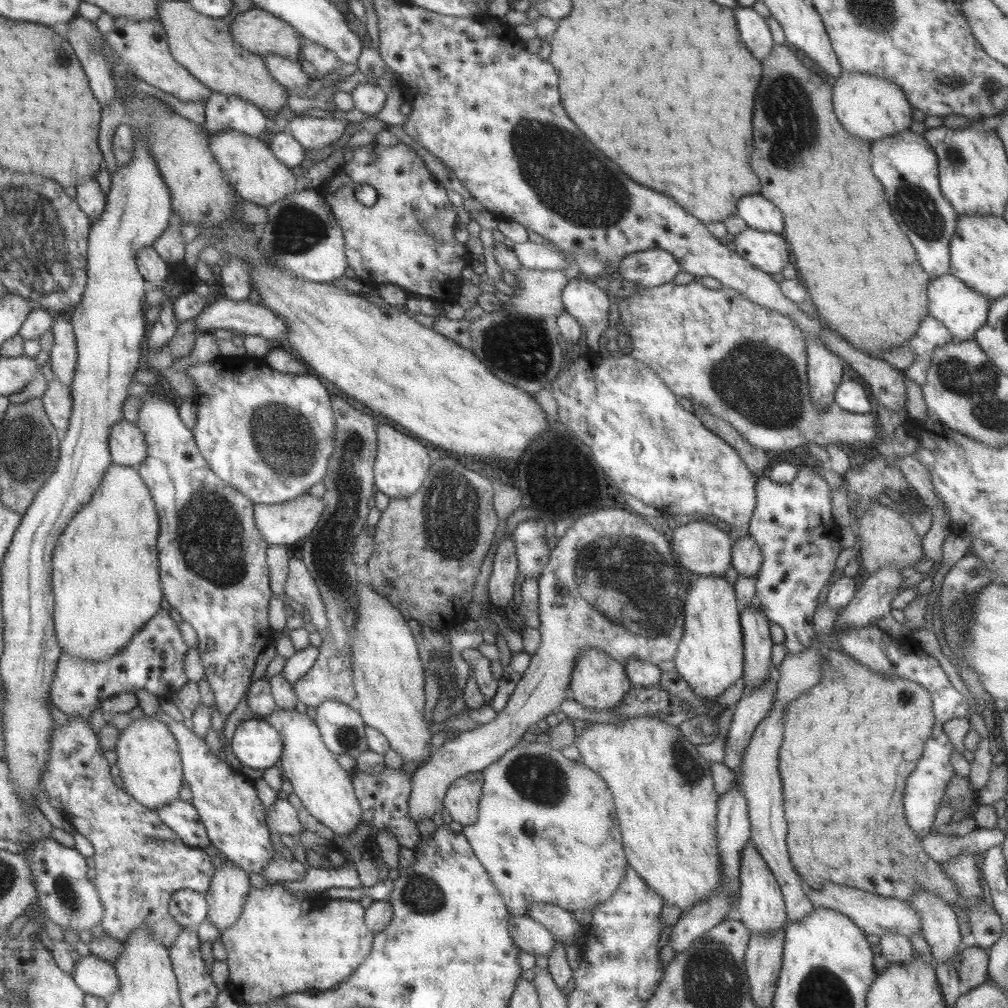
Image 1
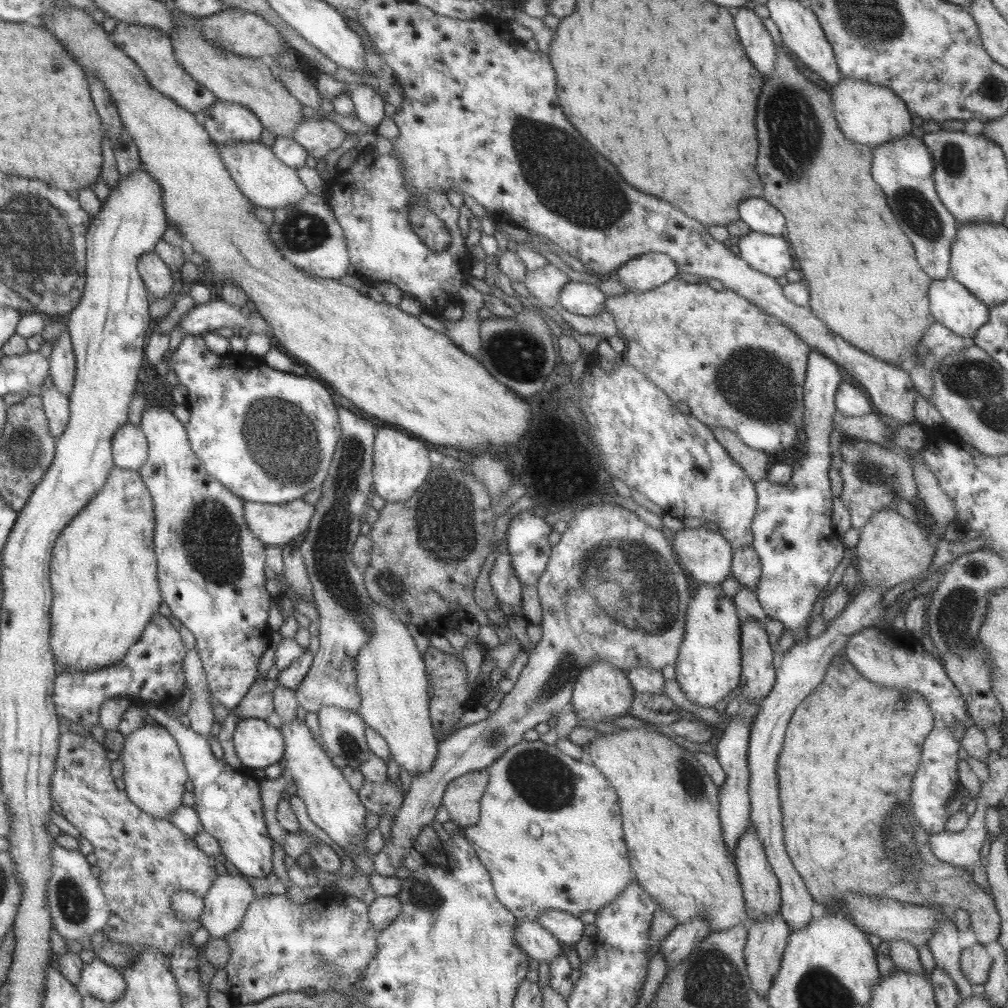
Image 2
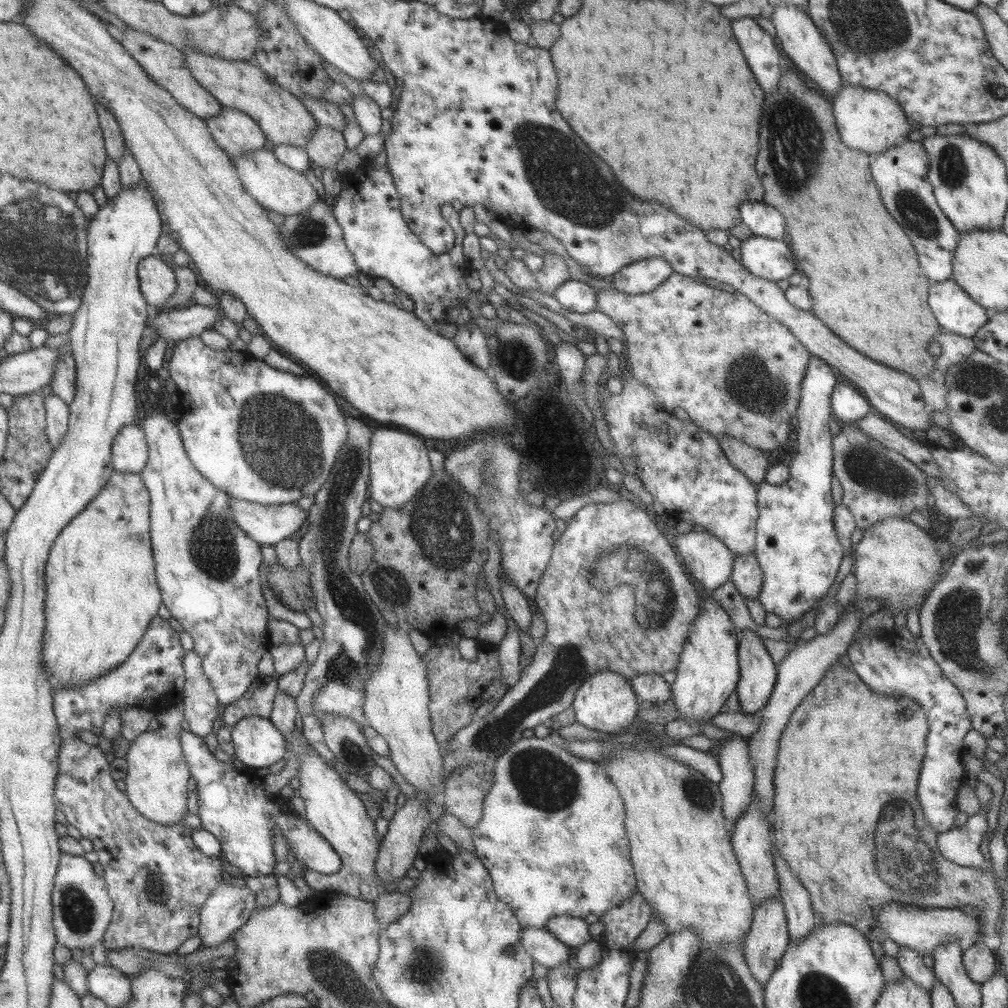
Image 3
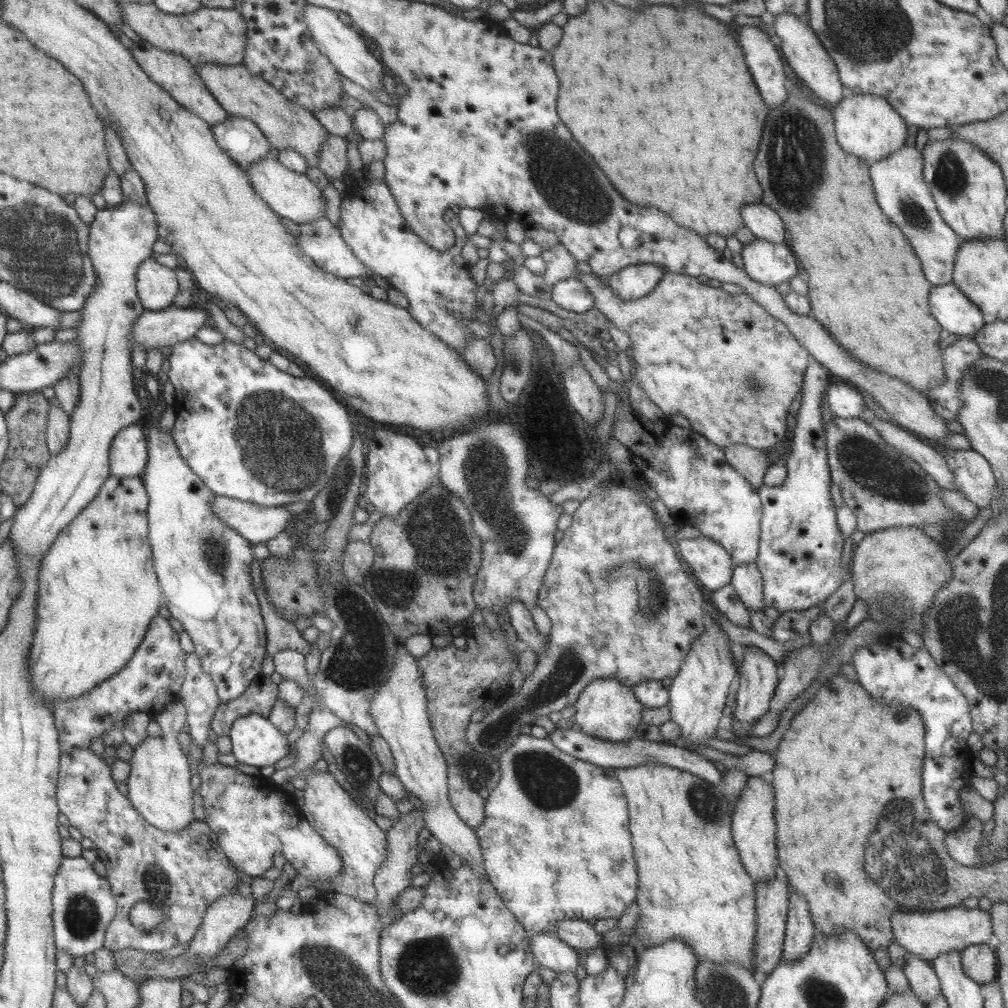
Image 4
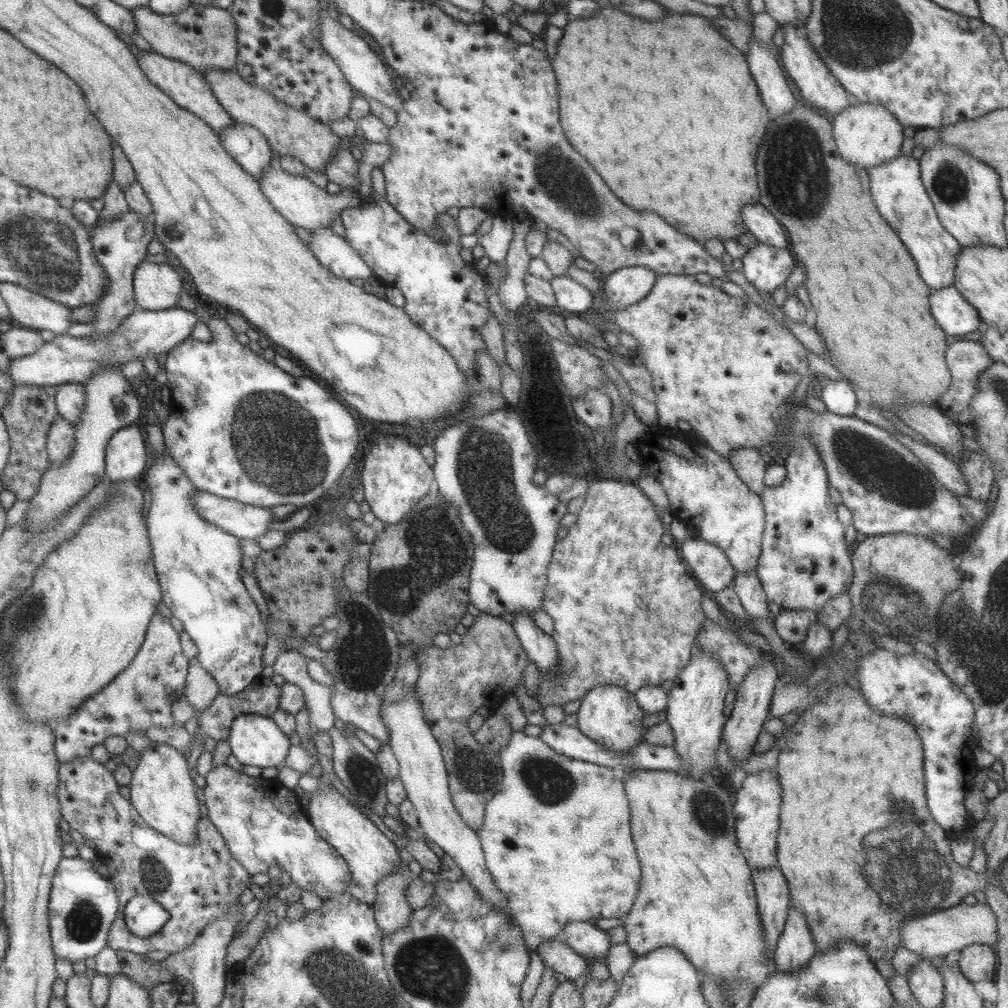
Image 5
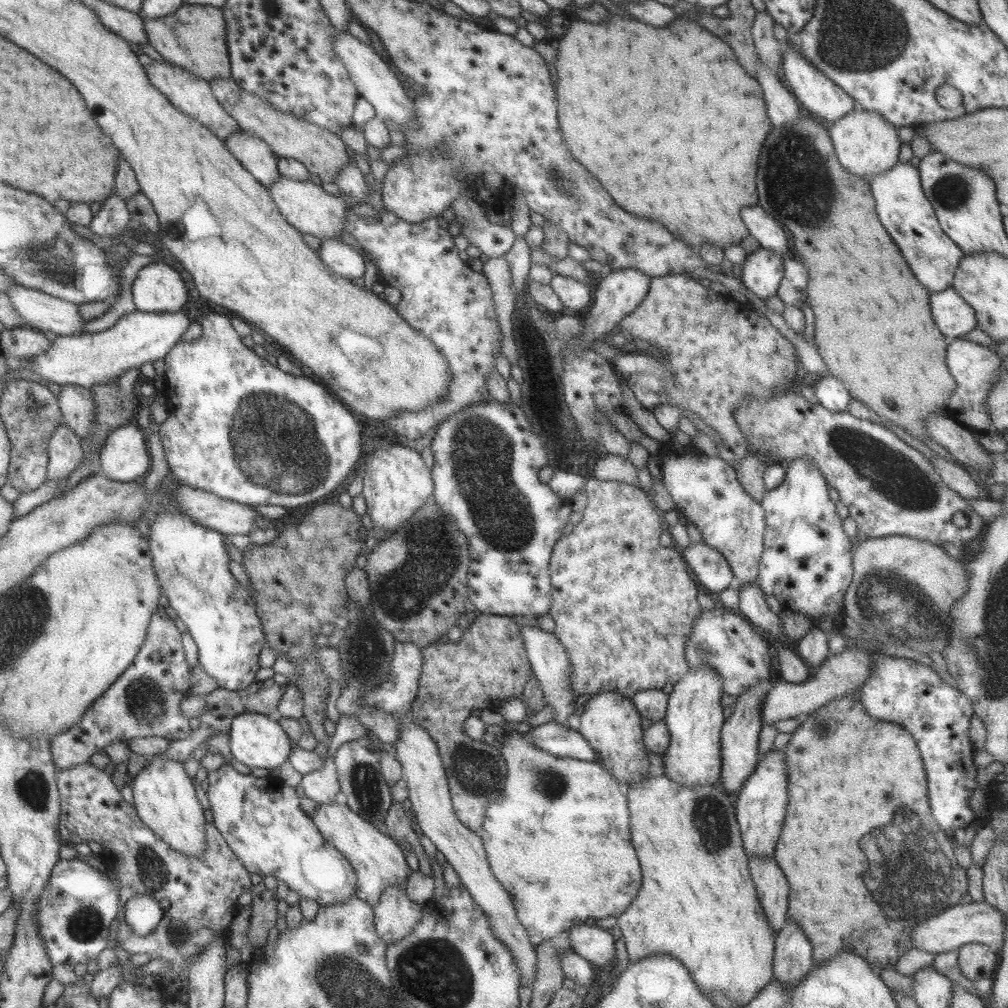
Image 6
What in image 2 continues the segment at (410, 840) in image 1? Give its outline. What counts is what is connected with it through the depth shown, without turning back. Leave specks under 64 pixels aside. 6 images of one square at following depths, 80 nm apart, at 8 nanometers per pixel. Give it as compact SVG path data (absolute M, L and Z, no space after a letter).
M388 778L381 782L369 782L363 779L356 794L367 814L371 812L379 817L387 815L391 820L401 808L404 798L400 786L397 788L397 784L391 783Z

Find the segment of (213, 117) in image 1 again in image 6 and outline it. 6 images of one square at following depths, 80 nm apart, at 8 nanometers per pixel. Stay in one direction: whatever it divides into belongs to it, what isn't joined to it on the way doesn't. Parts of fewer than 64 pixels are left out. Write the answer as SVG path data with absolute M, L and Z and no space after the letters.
M238 129L223 142L227 150L258 184L269 187L273 181L277 181L280 176L277 168L278 157L269 150L269 145L265 144L263 139Z

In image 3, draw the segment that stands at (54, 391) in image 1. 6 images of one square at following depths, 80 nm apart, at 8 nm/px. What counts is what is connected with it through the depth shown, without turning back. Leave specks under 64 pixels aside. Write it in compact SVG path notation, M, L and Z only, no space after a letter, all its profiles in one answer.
M43 395L45 409L45 434L52 448L60 445L68 427L68 405L59 396Z

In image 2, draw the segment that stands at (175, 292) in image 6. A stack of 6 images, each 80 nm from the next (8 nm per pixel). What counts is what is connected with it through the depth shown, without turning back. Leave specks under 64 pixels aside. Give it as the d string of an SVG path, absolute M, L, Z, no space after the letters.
M147 252L137 260L136 269L146 292L156 300L164 300L171 290L171 270L155 254Z

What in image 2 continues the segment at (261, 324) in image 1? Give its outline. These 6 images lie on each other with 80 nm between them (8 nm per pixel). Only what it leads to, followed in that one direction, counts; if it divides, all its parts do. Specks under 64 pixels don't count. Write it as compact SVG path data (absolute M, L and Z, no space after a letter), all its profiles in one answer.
M215 299L203 304L193 305L187 316L183 316L177 322L185 335L204 335L206 332L215 331L219 328L231 330L251 330L253 323L258 321L257 317L250 318L248 311L244 308L233 308L224 300Z

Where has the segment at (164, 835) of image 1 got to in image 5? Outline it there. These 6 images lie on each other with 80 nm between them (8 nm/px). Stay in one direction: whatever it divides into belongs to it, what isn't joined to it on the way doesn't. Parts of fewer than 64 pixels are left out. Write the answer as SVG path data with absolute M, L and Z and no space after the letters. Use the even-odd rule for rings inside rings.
M90 756L61 762L57 776L60 815L70 828L81 834L83 839L96 844L97 856L101 862L105 862L109 873L108 879L114 884L119 908L115 920L111 923L106 941L107 946L113 950L126 950L141 955L152 950L161 950L171 955L181 952L195 943L195 939L201 935L207 924L238 902L239 894L249 886L251 875L231 856L223 837L207 817L197 823L197 838L193 846L177 844L143 822L130 802L119 794L118 784L112 773L107 771L103 764L93 761ZM135 895L151 895L158 899L169 916L169 920L165 921L165 934L160 934L158 931L157 935L140 938L129 932L124 923L124 906L129 898Z

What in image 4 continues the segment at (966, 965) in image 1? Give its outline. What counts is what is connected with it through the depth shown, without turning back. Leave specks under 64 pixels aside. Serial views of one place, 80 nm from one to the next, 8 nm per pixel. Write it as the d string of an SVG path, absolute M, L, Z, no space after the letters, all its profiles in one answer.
M987 943L973 944L960 950L960 963L963 972L980 985L991 983L997 974L994 949Z

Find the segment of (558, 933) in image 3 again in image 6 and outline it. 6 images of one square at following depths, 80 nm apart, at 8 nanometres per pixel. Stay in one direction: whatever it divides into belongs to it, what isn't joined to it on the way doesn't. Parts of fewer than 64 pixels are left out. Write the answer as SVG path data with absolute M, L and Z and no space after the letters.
M576 923L567 930L570 950L592 964L597 970L606 971L612 966L616 955L613 936L597 925Z

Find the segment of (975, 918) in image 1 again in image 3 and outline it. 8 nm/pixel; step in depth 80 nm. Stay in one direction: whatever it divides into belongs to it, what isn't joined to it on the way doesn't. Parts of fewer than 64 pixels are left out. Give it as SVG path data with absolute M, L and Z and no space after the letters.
M837 661L789 716L778 740L772 776L775 786L772 838L776 852L809 893L811 908L818 912L822 924L842 922L855 928L868 941L882 941L885 936L874 918L875 911L886 904L944 909L960 909L970 904L978 908L975 912L980 922L980 939L998 934L1004 900L994 872L988 867L982 870L947 860L938 849L938 832L926 823L917 802L916 789L928 726L927 715L915 700L873 694L853 671Z

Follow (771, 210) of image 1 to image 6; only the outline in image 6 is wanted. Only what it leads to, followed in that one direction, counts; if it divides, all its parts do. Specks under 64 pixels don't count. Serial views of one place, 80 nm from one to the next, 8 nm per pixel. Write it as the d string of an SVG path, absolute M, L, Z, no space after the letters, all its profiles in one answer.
M759 206L741 208L741 221L761 249L788 255L789 242L781 224Z

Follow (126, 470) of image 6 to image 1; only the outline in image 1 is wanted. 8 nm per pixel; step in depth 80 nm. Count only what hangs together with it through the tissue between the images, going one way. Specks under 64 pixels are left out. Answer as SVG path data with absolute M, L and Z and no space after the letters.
M121 419L113 424L109 431L108 445L112 464L135 469L145 461L147 445L135 423Z

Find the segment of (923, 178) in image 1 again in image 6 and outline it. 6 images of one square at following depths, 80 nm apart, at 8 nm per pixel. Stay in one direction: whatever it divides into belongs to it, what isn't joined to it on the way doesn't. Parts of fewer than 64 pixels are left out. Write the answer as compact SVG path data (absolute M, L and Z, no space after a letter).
M909 161L903 164L897 162L889 170L870 178L869 188L875 200L877 218L897 244L915 280L929 292L951 287L955 269L964 255L939 227L933 208L923 195L917 168L910 165Z

